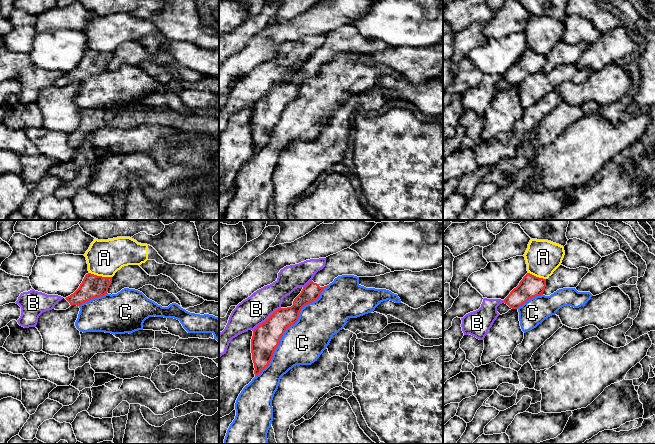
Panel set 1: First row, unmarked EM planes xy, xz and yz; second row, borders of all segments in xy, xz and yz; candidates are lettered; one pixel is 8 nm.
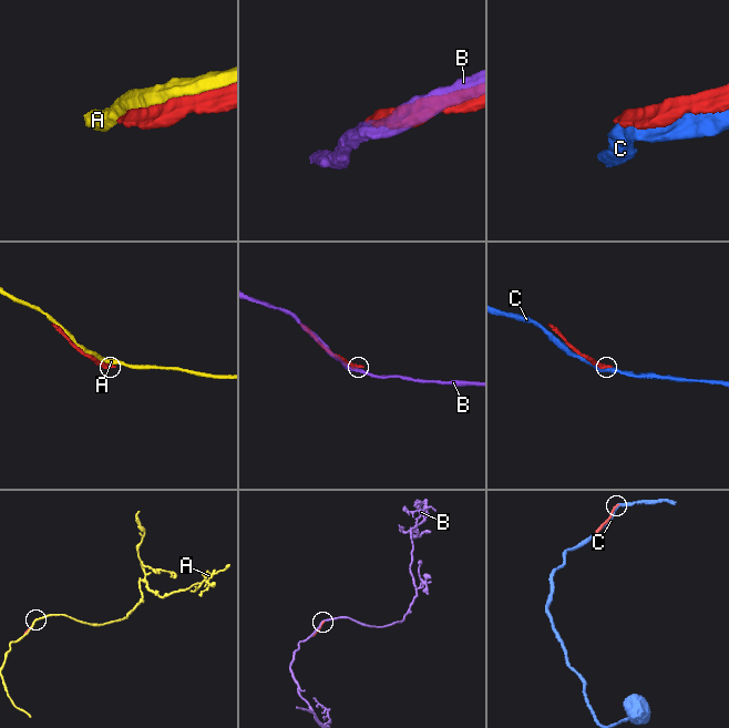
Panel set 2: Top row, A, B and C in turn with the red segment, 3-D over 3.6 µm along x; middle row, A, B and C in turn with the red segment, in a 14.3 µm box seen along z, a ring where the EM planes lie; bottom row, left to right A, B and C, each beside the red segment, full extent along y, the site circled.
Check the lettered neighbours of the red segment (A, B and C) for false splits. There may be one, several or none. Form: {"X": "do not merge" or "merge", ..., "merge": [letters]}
{"A": "do not merge", "B": "do not merge", "C": "do not merge", "merge": []}

